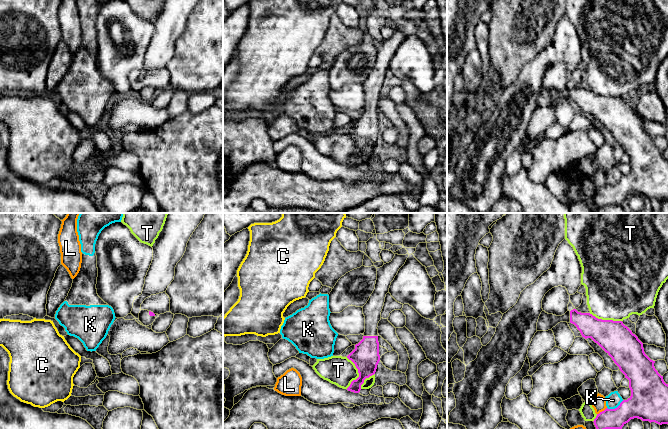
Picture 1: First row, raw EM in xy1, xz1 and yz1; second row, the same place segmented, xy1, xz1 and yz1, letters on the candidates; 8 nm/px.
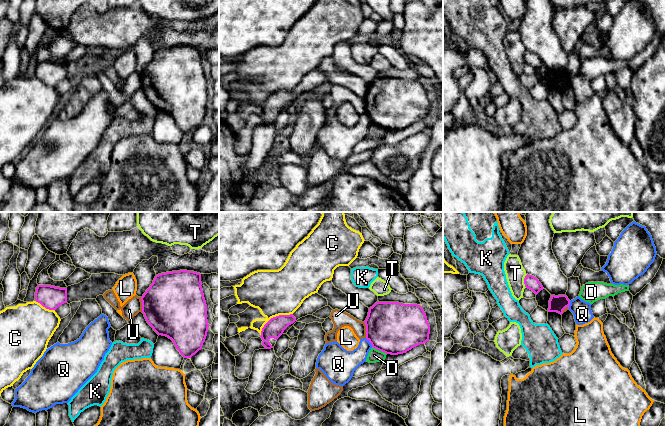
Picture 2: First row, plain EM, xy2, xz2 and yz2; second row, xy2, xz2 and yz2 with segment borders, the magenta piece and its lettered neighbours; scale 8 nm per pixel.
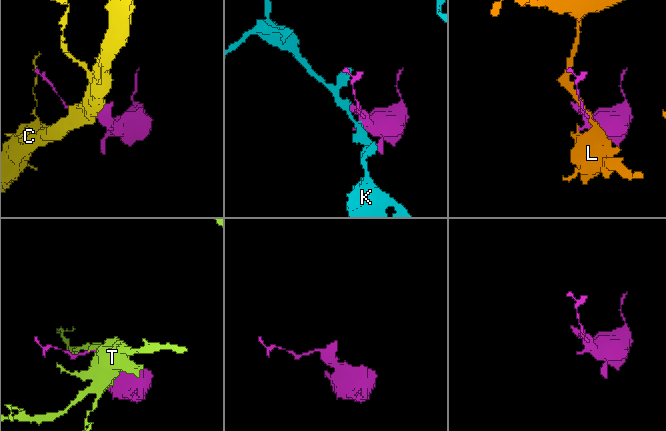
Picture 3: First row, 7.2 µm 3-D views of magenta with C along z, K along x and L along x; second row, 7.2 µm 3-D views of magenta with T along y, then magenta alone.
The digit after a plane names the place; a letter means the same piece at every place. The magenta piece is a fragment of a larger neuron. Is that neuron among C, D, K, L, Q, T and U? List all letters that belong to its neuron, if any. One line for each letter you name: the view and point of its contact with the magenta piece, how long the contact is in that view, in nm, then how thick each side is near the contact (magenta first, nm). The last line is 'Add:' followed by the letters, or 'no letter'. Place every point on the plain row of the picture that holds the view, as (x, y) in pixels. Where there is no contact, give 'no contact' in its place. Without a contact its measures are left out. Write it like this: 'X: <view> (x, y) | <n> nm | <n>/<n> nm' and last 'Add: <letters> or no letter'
Add: no letter

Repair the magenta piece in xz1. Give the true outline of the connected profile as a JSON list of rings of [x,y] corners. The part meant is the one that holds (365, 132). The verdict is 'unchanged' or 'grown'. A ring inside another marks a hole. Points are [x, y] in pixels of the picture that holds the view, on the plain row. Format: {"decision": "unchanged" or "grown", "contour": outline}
{"decision": "grown", "contour": [[[395,30],[391,38],[377,44],[375,65],[367,79],[362,83],[365,92],[365,108],[363,115],[355,121],[355,125],[347,132],[358,145],[359,153],[353,156],[348,167],[359,169],[366,154],[374,151],[380,137],[378,118],[378,99],[384,82],[386,70],[399,45],[405,40],[409,30]]]}

